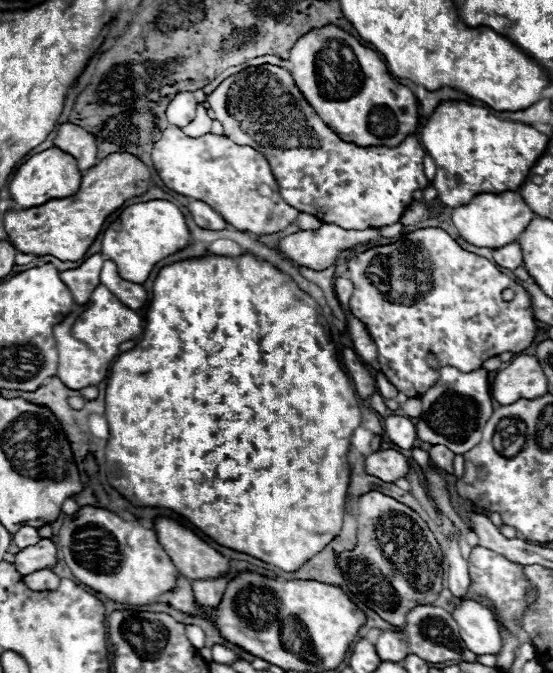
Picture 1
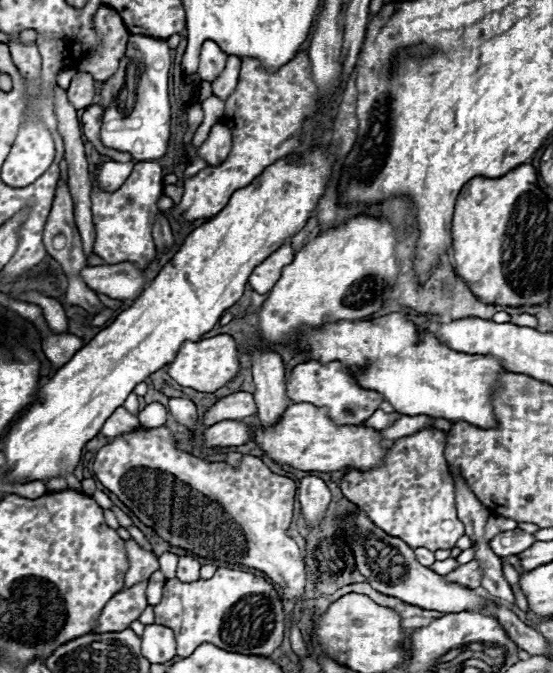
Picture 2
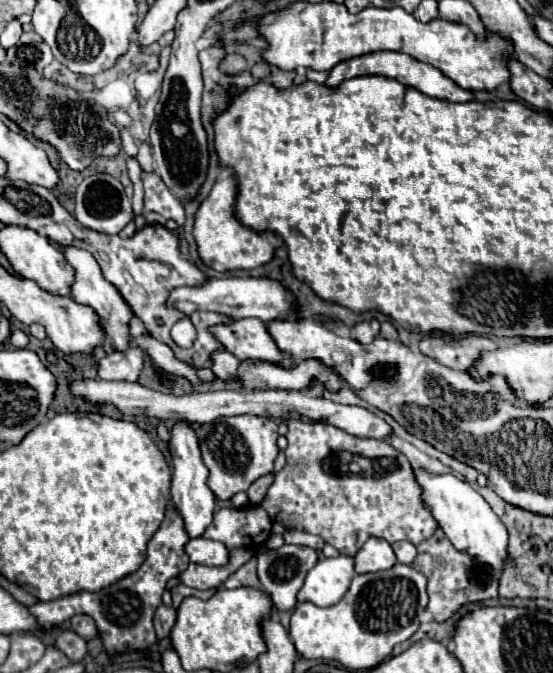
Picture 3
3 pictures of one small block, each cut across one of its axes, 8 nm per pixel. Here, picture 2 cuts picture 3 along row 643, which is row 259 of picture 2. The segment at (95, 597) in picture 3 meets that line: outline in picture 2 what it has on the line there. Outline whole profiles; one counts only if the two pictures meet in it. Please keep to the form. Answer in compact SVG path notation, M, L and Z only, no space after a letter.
M136 162L128 180L114 192L104 192L92 176L91 211L96 238L93 252L106 264L132 262L144 268L154 262L156 250L152 242L152 224L158 210L158 198L163 193L163 168L158 162Z

